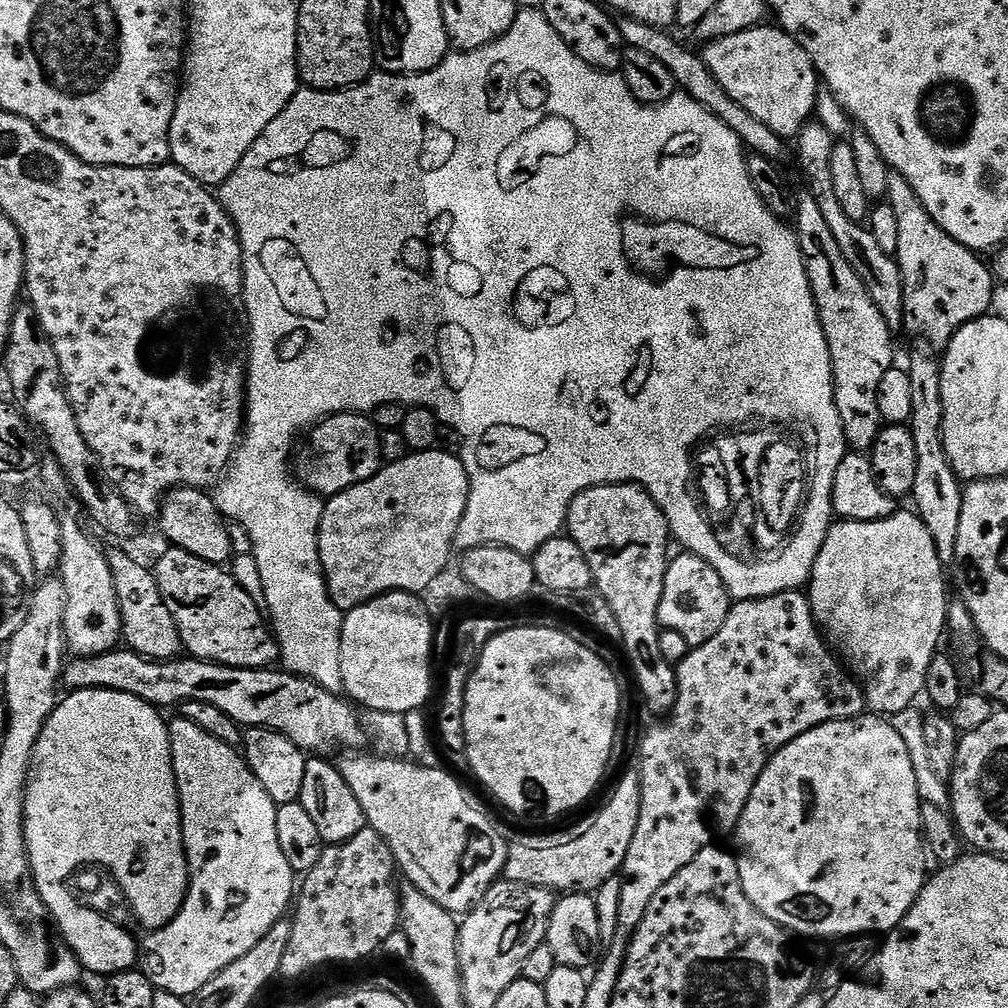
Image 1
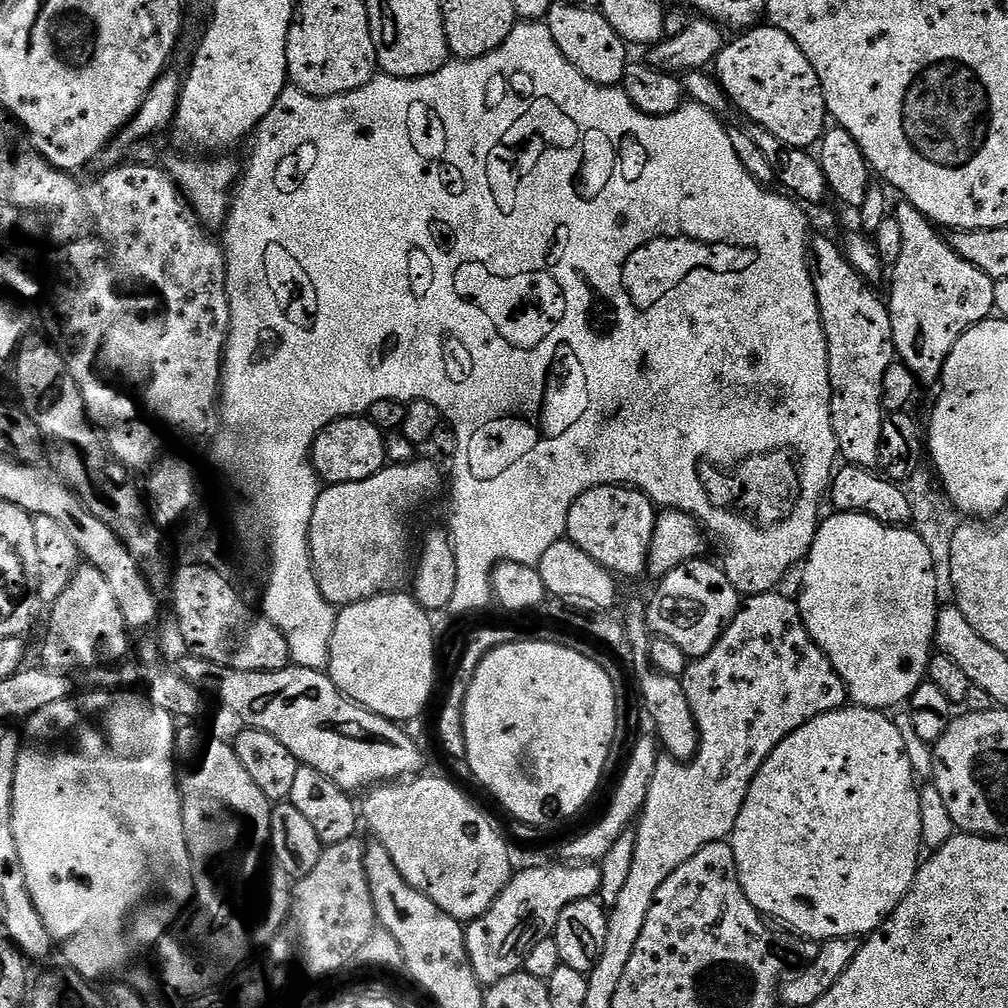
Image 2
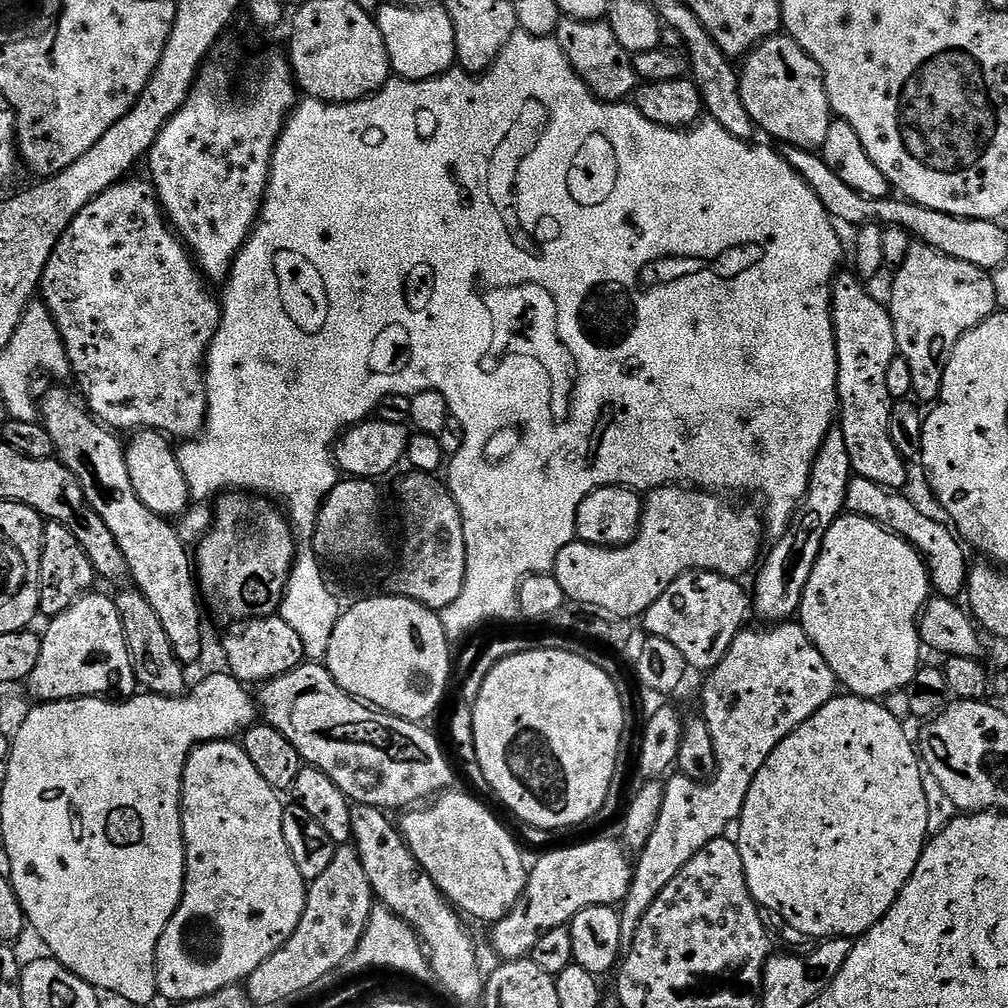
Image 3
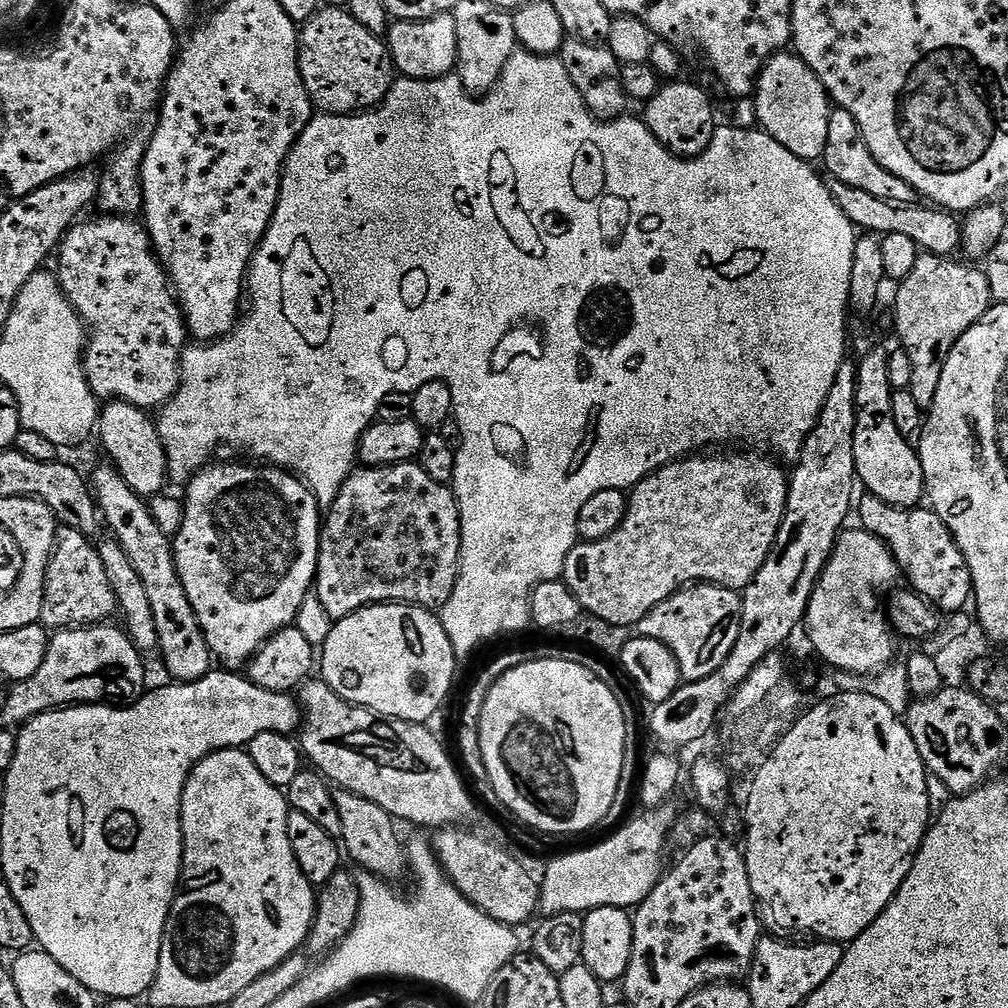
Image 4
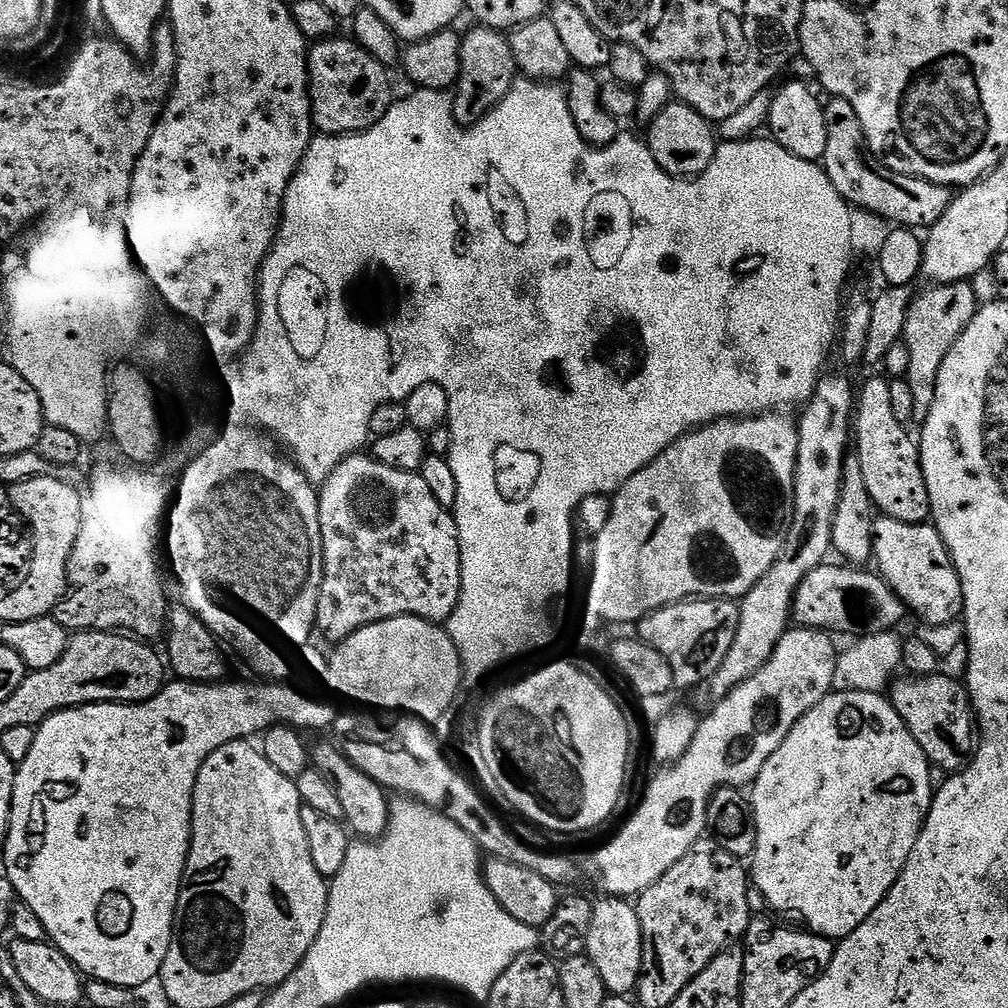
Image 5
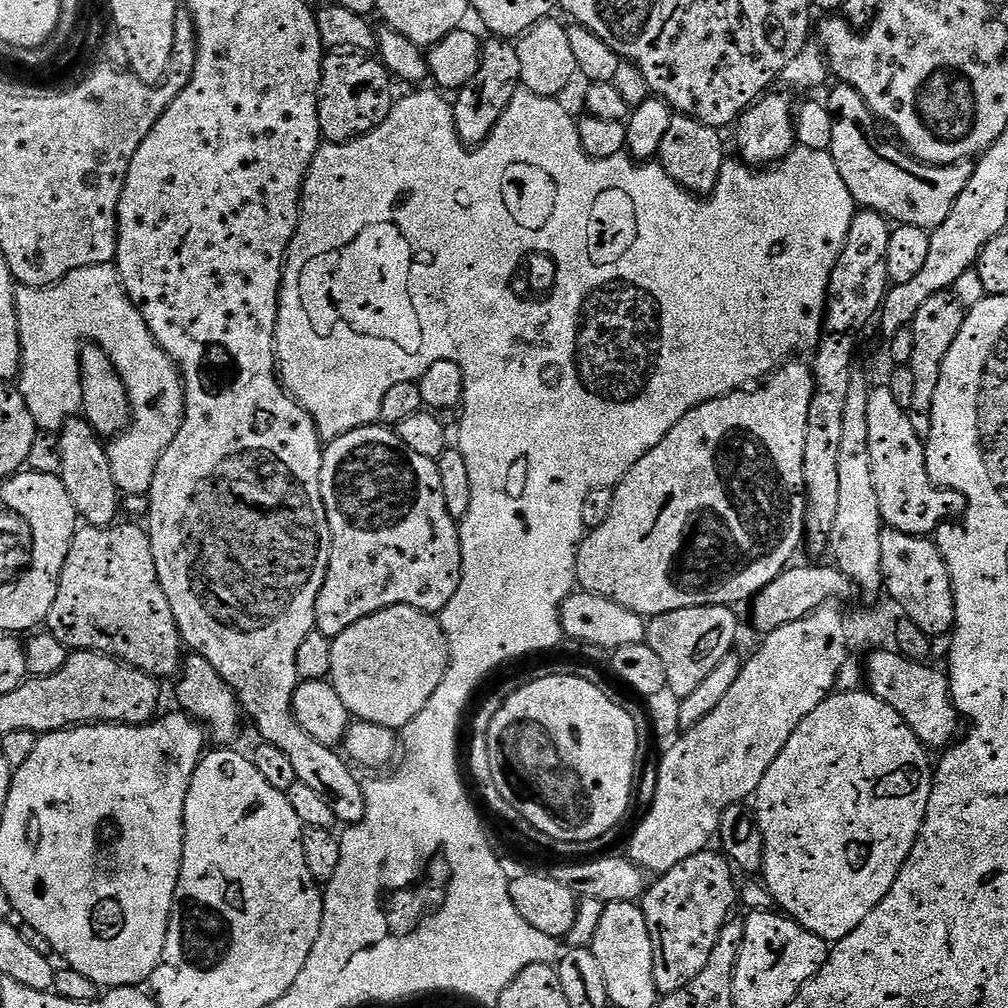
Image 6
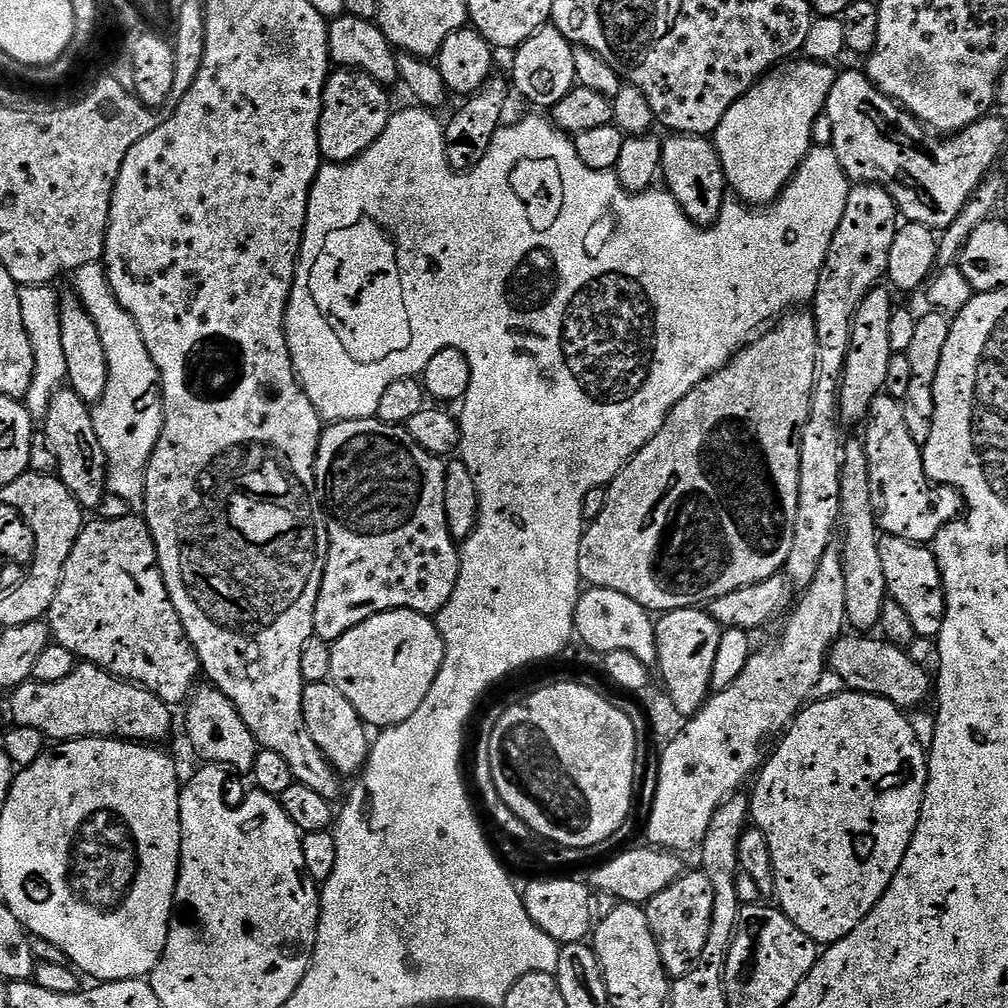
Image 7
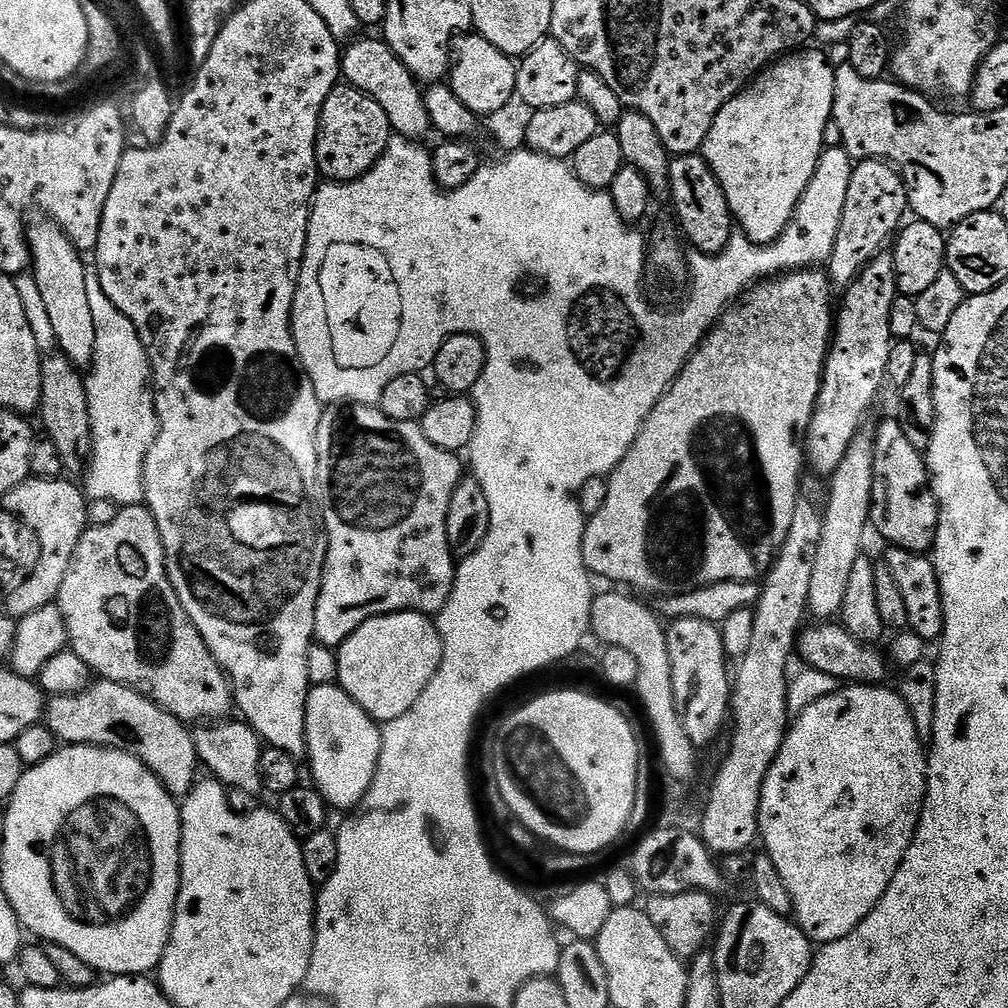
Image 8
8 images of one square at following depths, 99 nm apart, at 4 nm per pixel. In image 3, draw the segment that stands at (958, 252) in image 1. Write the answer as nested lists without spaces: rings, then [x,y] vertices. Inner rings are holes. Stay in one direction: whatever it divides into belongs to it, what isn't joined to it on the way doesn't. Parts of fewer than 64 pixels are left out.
[[[914,242],[906,262],[895,269],[892,280],[892,325],[896,350],[910,365],[914,381],[912,396],[917,401],[939,401],[942,378],[954,346],[971,328],[997,311],[994,282],[985,269],[958,262],[930,246]]]

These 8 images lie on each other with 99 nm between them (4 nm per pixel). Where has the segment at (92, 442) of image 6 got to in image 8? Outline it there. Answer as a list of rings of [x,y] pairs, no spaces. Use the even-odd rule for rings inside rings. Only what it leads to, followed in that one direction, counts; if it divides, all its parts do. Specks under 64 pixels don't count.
[[[58,350],[45,355],[40,362],[42,370],[42,398],[38,417],[44,423],[43,435],[54,446],[62,458],[65,473],[80,478],[85,475],[88,462],[92,458],[92,427],[90,426],[90,406],[88,405],[88,386],[81,369],[75,368]]]

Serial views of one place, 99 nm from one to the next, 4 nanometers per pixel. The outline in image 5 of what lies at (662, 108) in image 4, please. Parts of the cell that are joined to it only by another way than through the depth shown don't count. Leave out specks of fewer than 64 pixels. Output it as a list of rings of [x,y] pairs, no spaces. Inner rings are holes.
[[[683,102],[668,104],[647,125],[648,149],[657,162],[677,178],[691,178],[705,172],[718,147],[718,132],[713,121],[707,120],[698,110]]]

